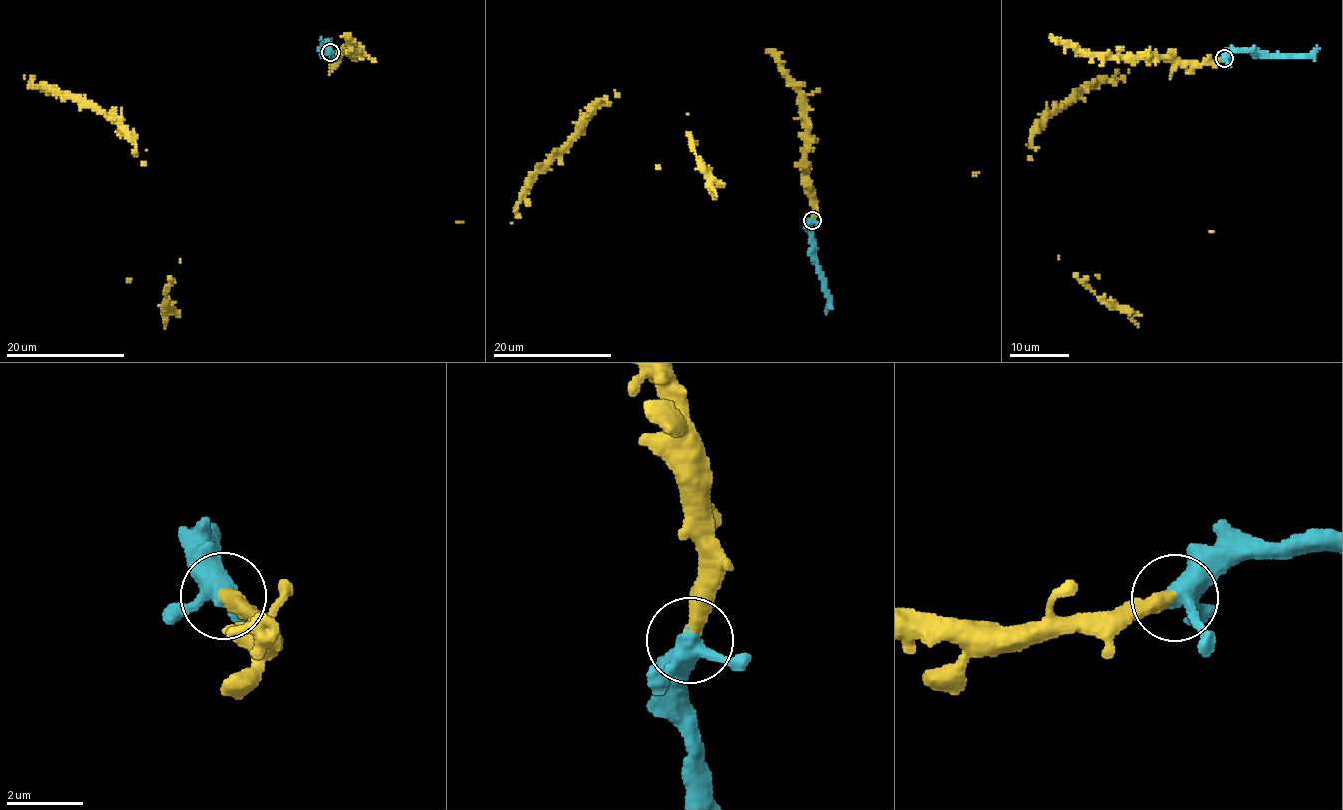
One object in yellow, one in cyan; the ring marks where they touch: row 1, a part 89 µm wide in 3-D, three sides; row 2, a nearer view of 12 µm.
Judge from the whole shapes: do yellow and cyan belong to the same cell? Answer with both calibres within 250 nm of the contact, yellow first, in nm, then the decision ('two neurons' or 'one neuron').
440 nm thick on the yellow side, 380 nm on the other; one neuron

